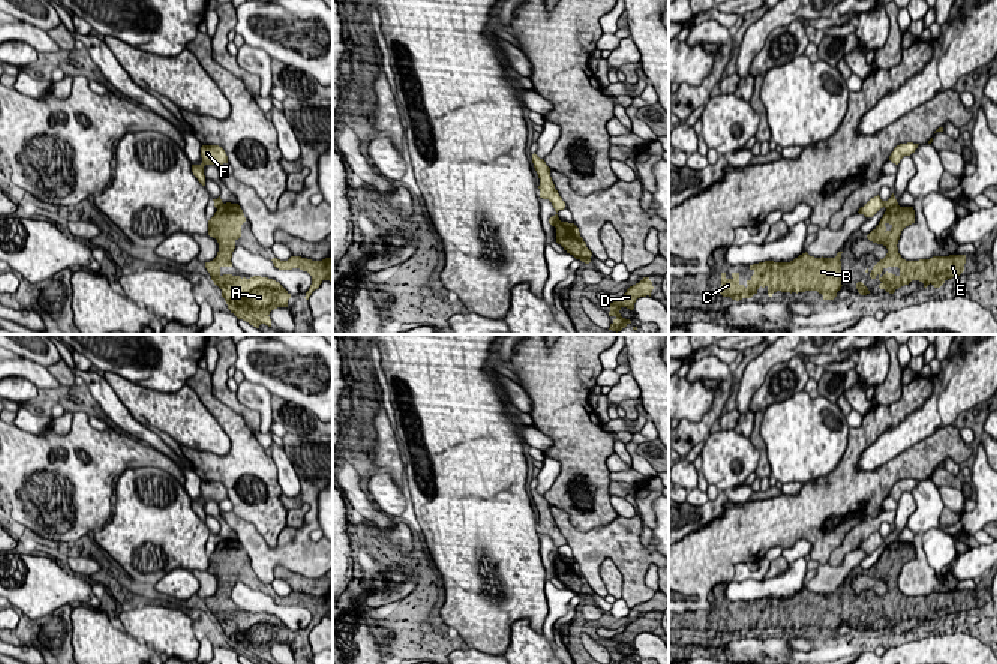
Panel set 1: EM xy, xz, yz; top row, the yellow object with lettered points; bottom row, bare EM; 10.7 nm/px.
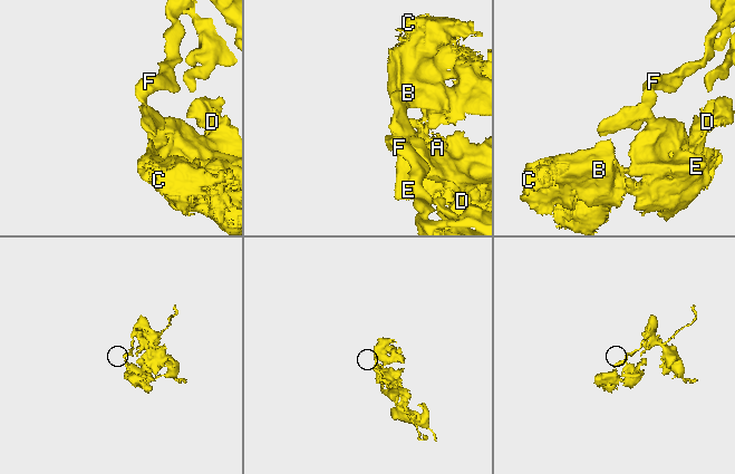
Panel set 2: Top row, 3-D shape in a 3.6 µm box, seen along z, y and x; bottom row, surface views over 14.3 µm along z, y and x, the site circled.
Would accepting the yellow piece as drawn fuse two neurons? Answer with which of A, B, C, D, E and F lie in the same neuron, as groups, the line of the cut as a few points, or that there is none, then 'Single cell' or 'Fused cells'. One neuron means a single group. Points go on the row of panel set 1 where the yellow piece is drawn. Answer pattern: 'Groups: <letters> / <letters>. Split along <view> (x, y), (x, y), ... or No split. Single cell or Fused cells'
Groups: A B C D E / F. Split along yz (897, 204), (886, 210). Fused cells

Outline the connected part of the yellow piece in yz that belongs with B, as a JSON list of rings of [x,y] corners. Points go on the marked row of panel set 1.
[[[807,252],[790,262],[765,261],[750,265],[754,271],[747,288],[739,283],[739,273],[732,273],[727,279],[721,273],[720,294],[732,300],[751,298],[757,289],[768,288],[768,295],[774,292],[805,292],[817,291],[823,300],[834,300],[841,289],[841,253],[835,258],[814,258]]]

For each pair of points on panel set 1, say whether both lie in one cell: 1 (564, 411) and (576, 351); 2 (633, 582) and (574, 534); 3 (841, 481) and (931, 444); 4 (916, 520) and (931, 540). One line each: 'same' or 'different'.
1: same
2: same
3: same
4: different

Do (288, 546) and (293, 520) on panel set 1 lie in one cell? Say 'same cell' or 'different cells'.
same cell

